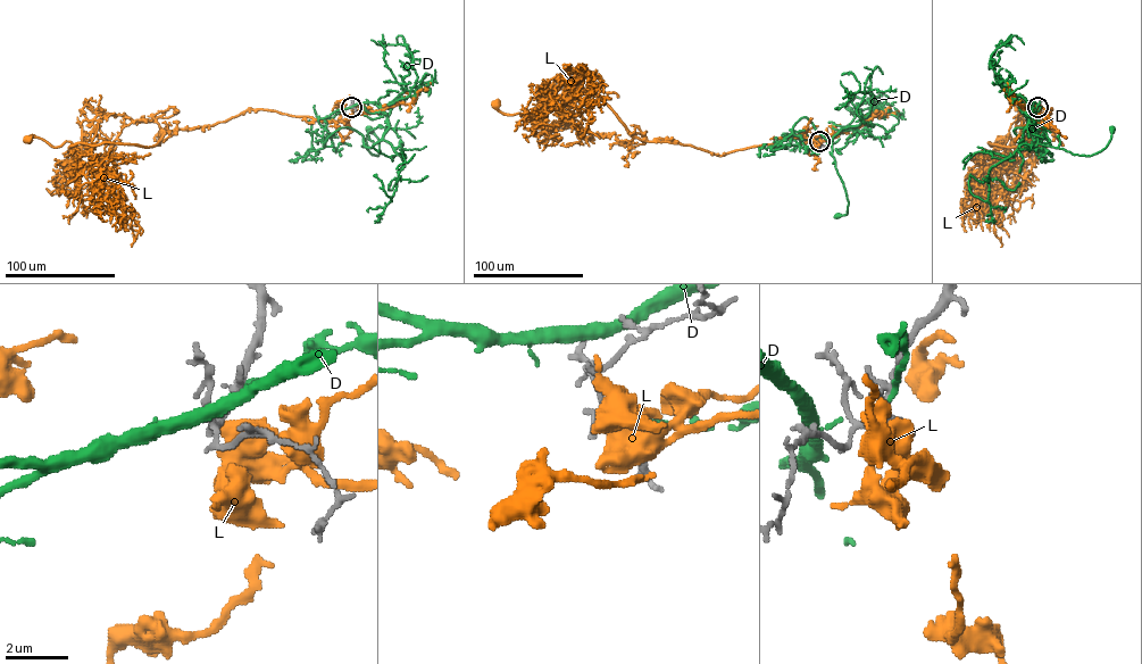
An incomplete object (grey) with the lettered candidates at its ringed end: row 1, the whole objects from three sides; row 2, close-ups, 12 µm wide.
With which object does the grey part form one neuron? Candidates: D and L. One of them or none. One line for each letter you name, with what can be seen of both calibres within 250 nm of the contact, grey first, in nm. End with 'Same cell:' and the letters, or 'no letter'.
Same cell: no letter

